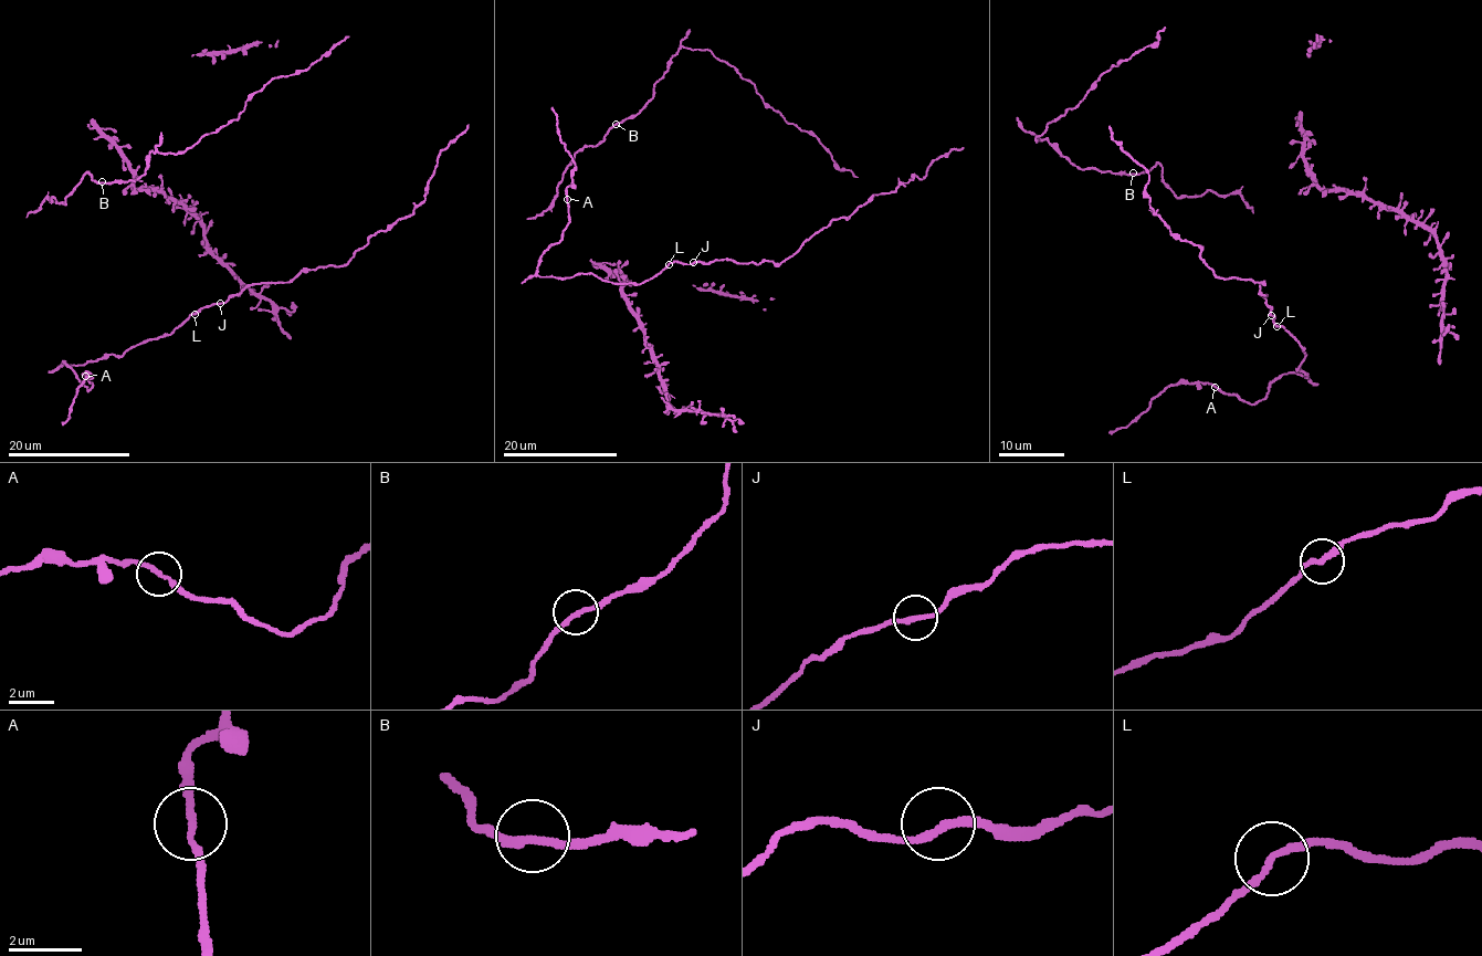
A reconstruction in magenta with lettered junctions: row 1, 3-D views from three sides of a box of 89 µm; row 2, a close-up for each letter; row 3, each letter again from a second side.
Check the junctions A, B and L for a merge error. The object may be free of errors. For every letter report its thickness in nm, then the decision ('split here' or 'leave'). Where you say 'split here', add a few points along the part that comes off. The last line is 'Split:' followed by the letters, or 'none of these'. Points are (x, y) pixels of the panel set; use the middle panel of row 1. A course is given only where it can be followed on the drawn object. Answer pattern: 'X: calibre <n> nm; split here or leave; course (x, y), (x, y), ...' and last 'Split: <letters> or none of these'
A: calibre 190 nm; leave
B: calibre 200 nm; leave
L: calibre 200 nm; leave
Split: none of these

